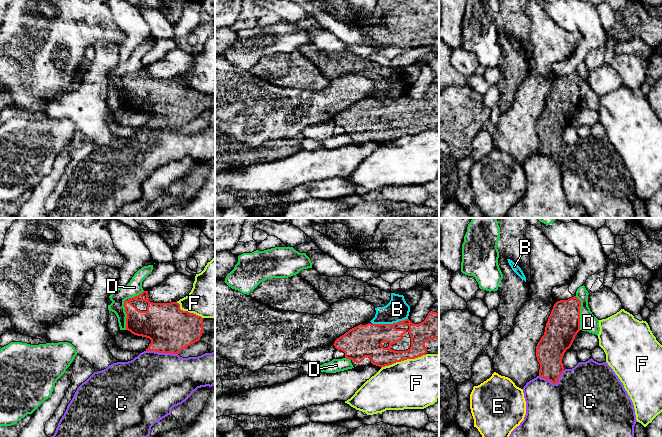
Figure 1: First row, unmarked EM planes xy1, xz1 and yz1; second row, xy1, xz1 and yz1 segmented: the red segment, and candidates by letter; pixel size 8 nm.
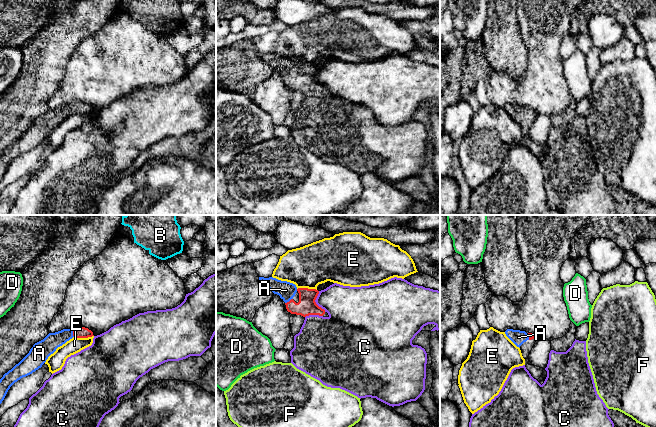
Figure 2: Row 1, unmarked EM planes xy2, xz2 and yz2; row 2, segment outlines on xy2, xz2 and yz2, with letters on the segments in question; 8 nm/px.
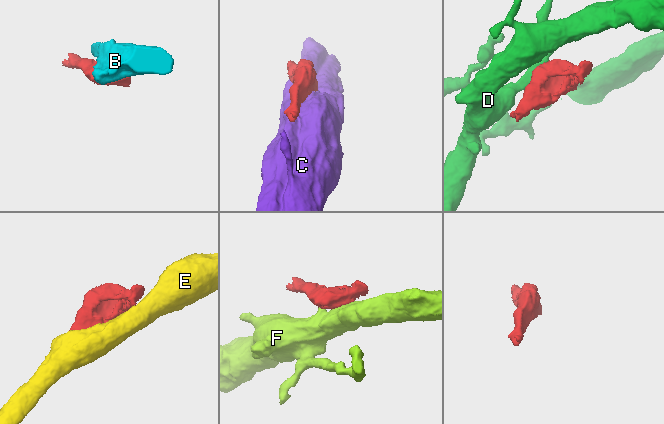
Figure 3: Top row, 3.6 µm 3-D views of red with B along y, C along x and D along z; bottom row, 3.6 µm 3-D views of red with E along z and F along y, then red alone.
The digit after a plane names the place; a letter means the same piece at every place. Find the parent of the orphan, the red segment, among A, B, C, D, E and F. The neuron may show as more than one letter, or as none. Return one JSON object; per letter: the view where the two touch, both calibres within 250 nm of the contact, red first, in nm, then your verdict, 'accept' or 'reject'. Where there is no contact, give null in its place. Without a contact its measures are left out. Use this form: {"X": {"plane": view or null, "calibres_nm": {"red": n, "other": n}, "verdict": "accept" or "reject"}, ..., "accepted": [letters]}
{"A": {"plane": "xy2", "calibres_nm": {"red": 100, "other": 140}, "verdict": "accept"}, "B": {"plane": "xz1", "calibres_nm": {"red": 260, "other": 180}, "verdict": "reject"}, "C": {"plane": "xy1", "calibres_nm": {"red": 360, "other": 480}, "verdict": "reject"}, "D": {"plane": "yz1", "calibres_nm": {"red": 260, "other": 140}, "verdict": "reject"}, "E": {"plane": "xy2", "calibres_nm": {"red": 100, "other": 120}, "verdict": "reject"}, "F": {"plane": "xz1", "calibres_nm": {"red": 160, "other": 400}, "verdict": "reject"}, "accepted": ["A"]}

